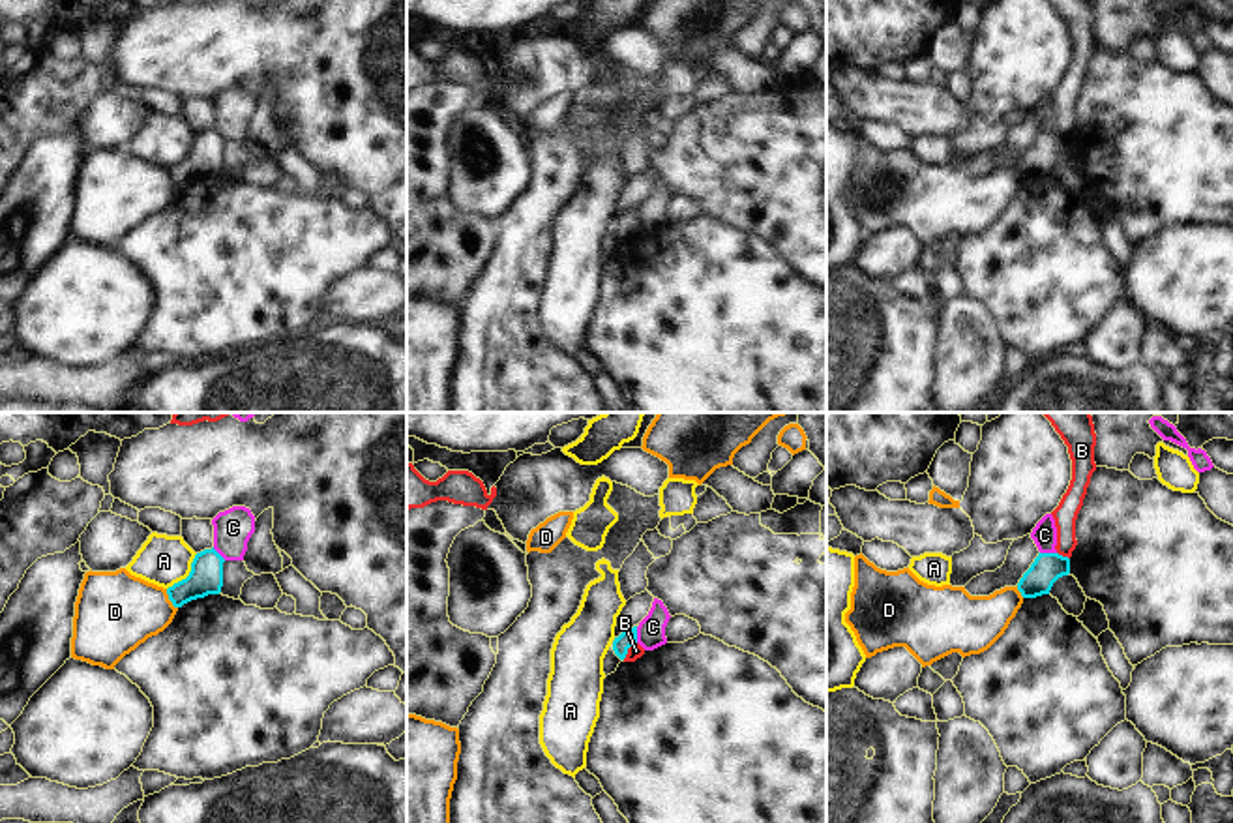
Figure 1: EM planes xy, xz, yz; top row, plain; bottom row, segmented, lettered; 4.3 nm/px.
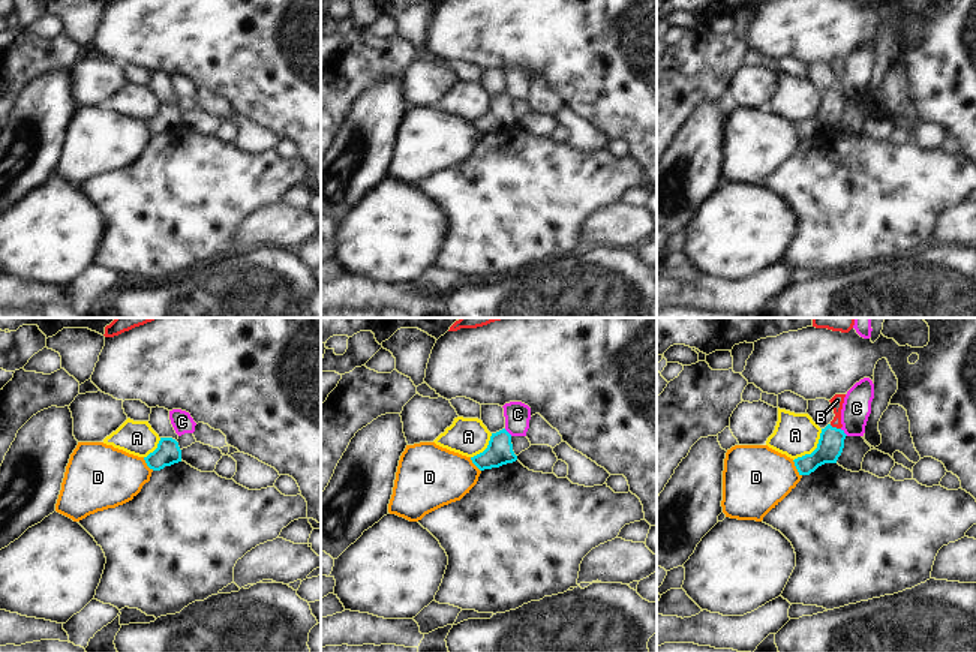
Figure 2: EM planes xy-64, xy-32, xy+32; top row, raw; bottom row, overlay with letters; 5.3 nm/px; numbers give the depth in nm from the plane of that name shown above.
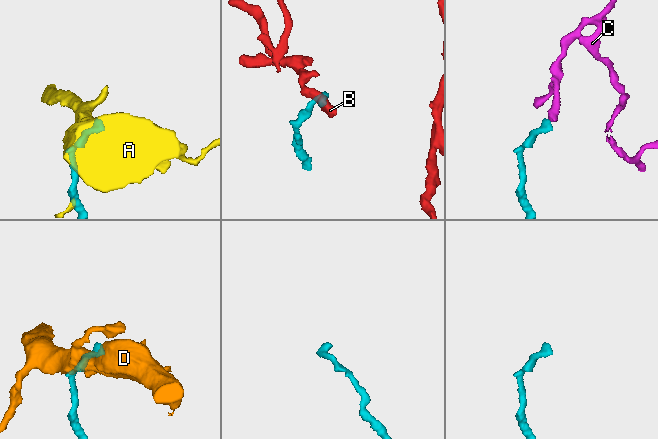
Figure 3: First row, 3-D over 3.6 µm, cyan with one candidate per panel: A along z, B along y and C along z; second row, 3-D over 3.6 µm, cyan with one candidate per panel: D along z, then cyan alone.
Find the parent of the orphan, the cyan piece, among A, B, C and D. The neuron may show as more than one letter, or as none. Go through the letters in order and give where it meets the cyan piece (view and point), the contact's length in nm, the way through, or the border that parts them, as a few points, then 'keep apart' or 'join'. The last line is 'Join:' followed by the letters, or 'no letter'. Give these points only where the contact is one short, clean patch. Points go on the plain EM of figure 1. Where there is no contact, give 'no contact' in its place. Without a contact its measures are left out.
A: meets cyan in xy at (190, 154); contact 200 nm long; border along xy (197, 134), (192, 150), (167, 169); keep apart
B: meets cyan in xz at (626, 231); contact 100 nm long; runs through xz (621, 224), (626, 231), (636, 231); join
C: meets cyan in xz at (636, 214); contact 70 nm long; border along xz (636, 207), (638, 222); keep apart
D: meets cyan in xy at (169, 179); contact 100 nm long; keep apart
Join: B

